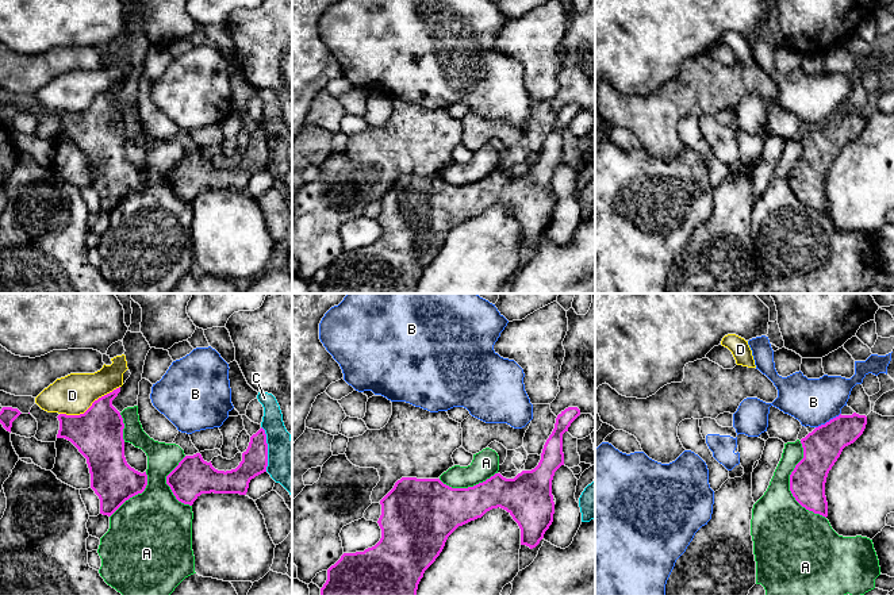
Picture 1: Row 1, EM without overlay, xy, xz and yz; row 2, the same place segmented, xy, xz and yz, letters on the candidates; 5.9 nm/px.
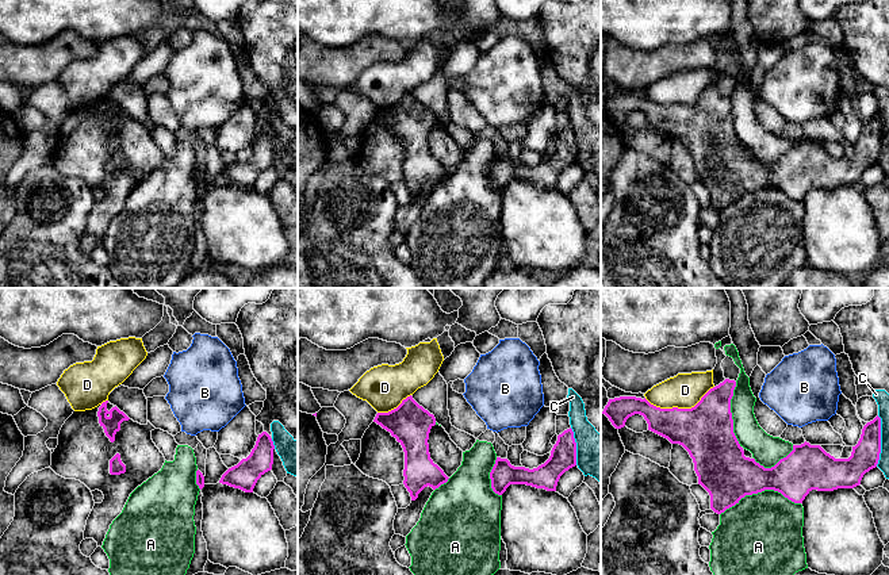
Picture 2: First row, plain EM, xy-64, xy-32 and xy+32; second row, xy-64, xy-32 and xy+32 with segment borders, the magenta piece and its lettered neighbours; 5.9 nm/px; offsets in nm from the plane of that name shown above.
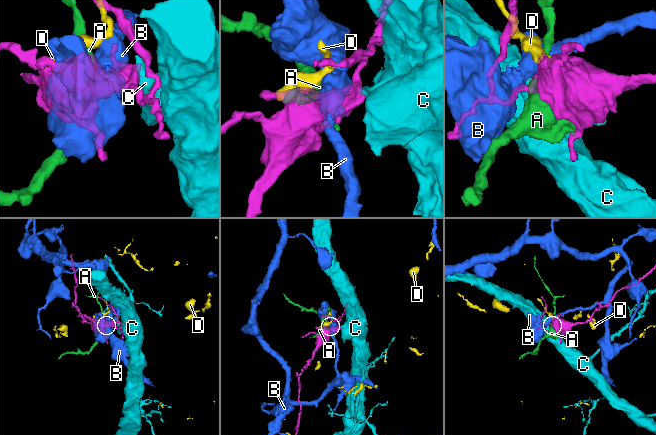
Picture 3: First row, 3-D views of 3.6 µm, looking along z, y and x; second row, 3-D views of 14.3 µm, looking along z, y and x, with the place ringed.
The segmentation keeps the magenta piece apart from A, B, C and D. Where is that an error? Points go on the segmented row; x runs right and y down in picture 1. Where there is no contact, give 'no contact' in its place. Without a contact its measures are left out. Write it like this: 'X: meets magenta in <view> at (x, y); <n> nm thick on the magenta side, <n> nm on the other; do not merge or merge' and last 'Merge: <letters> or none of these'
A: meets magenta in yz at (790, 486); 220 nm thick on the magenta side, 360 nm on the other; do not merge
B: meets magenta in yz at (829, 421); 220 nm thick on the magenta side, 280 nm on the other; do not merge
C: meets magenta in xy at (267, 449); 160 nm thick on the magenta side, 280 nm on the other; do not merge
D: meets magenta in xy at (91, 406); 300 nm thick on the magenta side, 240 nm on the other; do not merge
Merge: none of these

